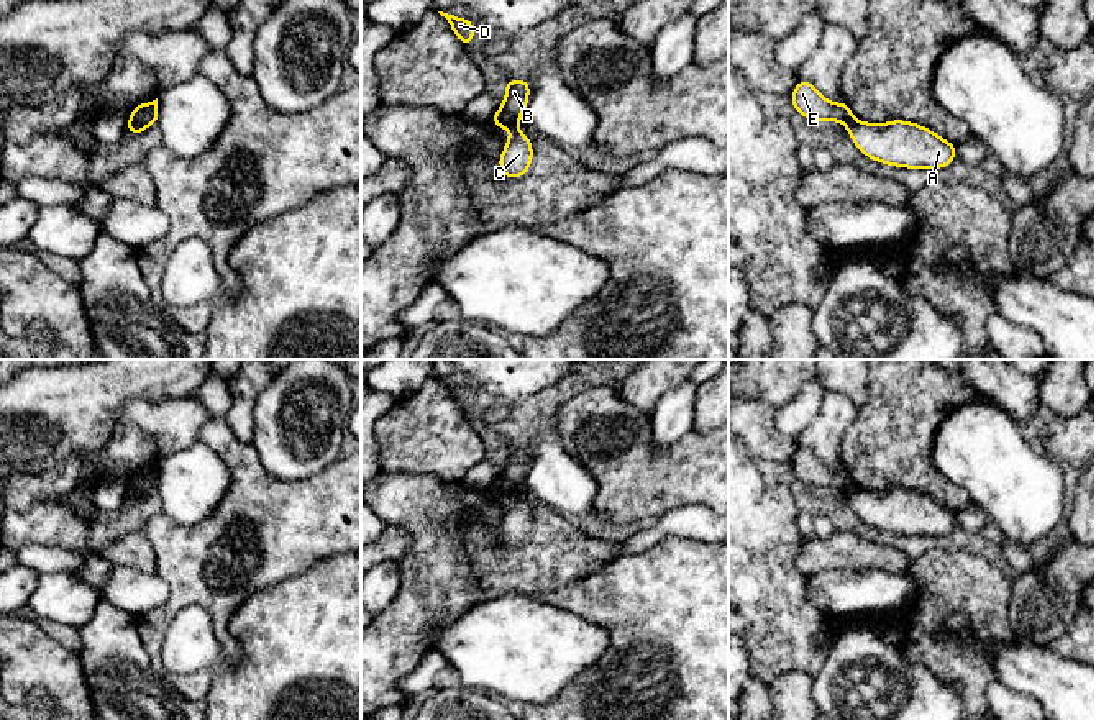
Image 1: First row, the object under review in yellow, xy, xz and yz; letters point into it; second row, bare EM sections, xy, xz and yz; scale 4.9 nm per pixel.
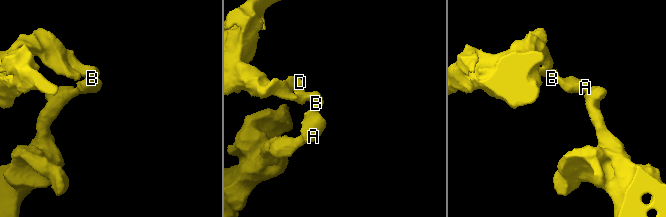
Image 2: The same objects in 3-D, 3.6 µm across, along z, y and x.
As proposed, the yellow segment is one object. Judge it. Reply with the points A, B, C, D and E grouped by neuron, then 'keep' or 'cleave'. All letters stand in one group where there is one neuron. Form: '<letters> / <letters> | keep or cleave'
A C / B D E | cleave

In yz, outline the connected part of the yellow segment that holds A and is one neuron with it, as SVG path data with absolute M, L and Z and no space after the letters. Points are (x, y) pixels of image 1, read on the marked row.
M853 116L845 128L863 156L893 167L943 169L957 157L953 143L914 121L866 123Z

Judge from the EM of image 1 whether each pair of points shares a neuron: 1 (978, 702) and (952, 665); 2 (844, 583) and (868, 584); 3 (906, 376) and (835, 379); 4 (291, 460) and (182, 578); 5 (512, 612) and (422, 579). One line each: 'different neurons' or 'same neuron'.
1: same neuron
2: same neuron
3: different neurons
4: different neurons
5: different neurons

